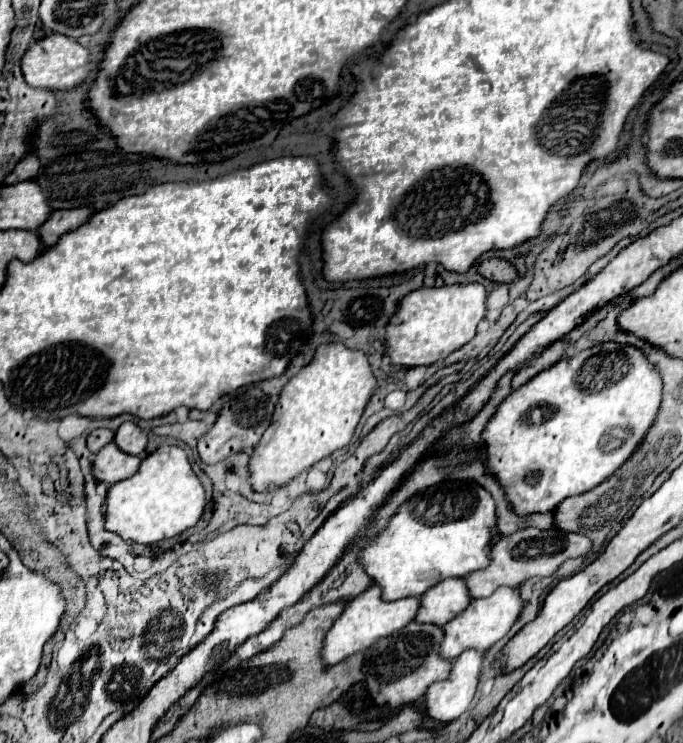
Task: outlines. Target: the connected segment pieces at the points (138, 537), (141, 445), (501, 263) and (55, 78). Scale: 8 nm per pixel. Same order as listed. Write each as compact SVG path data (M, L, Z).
M160 446L154 454L146 456L138 468L138 472L118 484L112 484L108 488L108 496L106 496L106 530L116 532L118 536L122 536L126 542L136 542L136 544L156 544L160 540L166 538L174 538L180 532L184 532L186 528L194 526L206 506L206 494L204 494L204 486L198 480L198 476L194 474L186 452L180 446Z
M124 422L118 432L114 442L118 444L120 450L124 450L126 454L142 454L148 446L148 436L142 428L138 428L134 422Z
M488 258L478 266L478 272L498 284L510 284L518 278L518 270L504 258Z
M48 34L38 40L24 56L22 56L22 72L30 86L50 88L50 90L74 90L90 76L92 60L90 50L84 48L74 38L66 38L62 34Z

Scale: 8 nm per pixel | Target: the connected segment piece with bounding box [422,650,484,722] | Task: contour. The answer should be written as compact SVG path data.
M480 650L462 652L454 662L450 678L430 686L422 704L434 720L452 722L468 710L482 674L482 658L484 652Z

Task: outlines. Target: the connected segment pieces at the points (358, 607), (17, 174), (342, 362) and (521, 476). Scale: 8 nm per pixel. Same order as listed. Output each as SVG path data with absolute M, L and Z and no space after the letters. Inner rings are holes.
M372 584L366 592L362 592L360 596L352 598L346 606L346 610L340 614L338 622L334 622L334 626L330 628L330 632L324 638L324 650L322 650L322 658L326 664L338 664L340 660L356 654L356 652L364 652L366 648L374 646L380 638L390 636L394 630L402 630L404 626L408 626L420 608L420 598L412 596L412 598L402 598L396 602L384 602L382 600L382 588Z
M28 154L26 158L22 158L18 162L18 166L12 170L10 176L6 176L6 184L16 184L16 182L24 182L24 180L32 180L36 178L36 174L40 172L40 158L36 154Z
M342 342L320 346L314 360L282 388L274 410L274 422L270 422L270 430L266 430L250 458L252 488L256 492L276 490L322 458L348 446L376 390L378 382L362 350L352 350Z
M606 342L582 350L570 358L566 356L550 366L550 370L534 376L530 384L522 386L522 390L510 394L510 398L506 398L506 402L498 408L498 414L494 414L488 422L482 436L488 446L490 472L498 478L518 514L554 510L568 496L584 494L608 480L622 466L622 462L638 450L656 420L660 402L662 376L640 348ZM534 408L542 408L546 412L540 424L530 420L530 410Z

